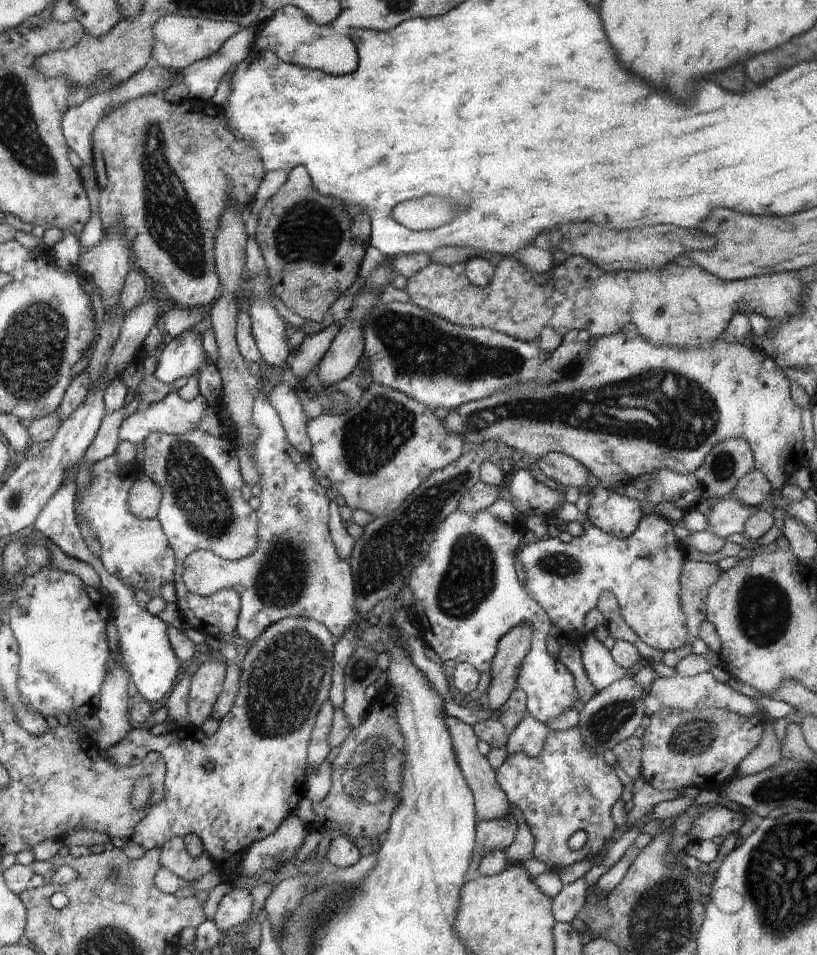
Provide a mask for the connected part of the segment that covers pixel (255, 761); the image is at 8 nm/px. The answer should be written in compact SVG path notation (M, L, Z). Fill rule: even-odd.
M287 618L272 624L262 632L256 644L248 648L244 659L239 661L242 670L239 691L230 712L219 720L216 734L204 734L199 728L190 725L188 728L152 736L149 725L135 726L120 744L112 746L110 750L100 749L100 756L114 766L136 766L152 751L162 756L166 767L164 800L150 806L148 814L136 824L131 839L145 850L152 850L161 848L174 836L196 834L206 856L210 854L214 868L224 870L224 882L230 884L229 892L219 902L213 919L214 924L224 932L248 922L252 914L252 890L236 885L246 852L254 842L274 834L305 797L308 743L318 711L329 700L336 642L338 638L332 636L324 624L312 619ZM206 764L214 764L214 769L208 772Z

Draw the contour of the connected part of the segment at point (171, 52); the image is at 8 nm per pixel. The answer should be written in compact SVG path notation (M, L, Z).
M166 14L154 26L154 48L152 48L151 64L164 66L166 70L182 72L191 64L216 54L223 43L240 32L238 24L233 22L218 22L208 19Z

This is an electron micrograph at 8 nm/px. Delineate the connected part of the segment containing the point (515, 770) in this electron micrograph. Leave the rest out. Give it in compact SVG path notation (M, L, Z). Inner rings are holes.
M578 725L565 732L556 732L550 729L544 748L542 748L538 758L530 758L524 752L516 752L512 756L507 756L506 762L496 771L496 780L510 804L514 804L522 811L534 838L532 856L536 860L544 862L549 870L556 870L559 873L566 866L572 866L576 862L590 860L602 854L602 850L615 836L614 830L616 830L617 825L612 819L612 806L622 796L623 785L615 775L615 770L604 761L603 756L598 756L586 748L586 744L580 736ZM578 830L586 832L587 841L581 849L570 850L568 840Z

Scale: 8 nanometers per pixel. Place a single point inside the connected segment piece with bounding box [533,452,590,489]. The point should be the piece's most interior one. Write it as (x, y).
(568, 471)

